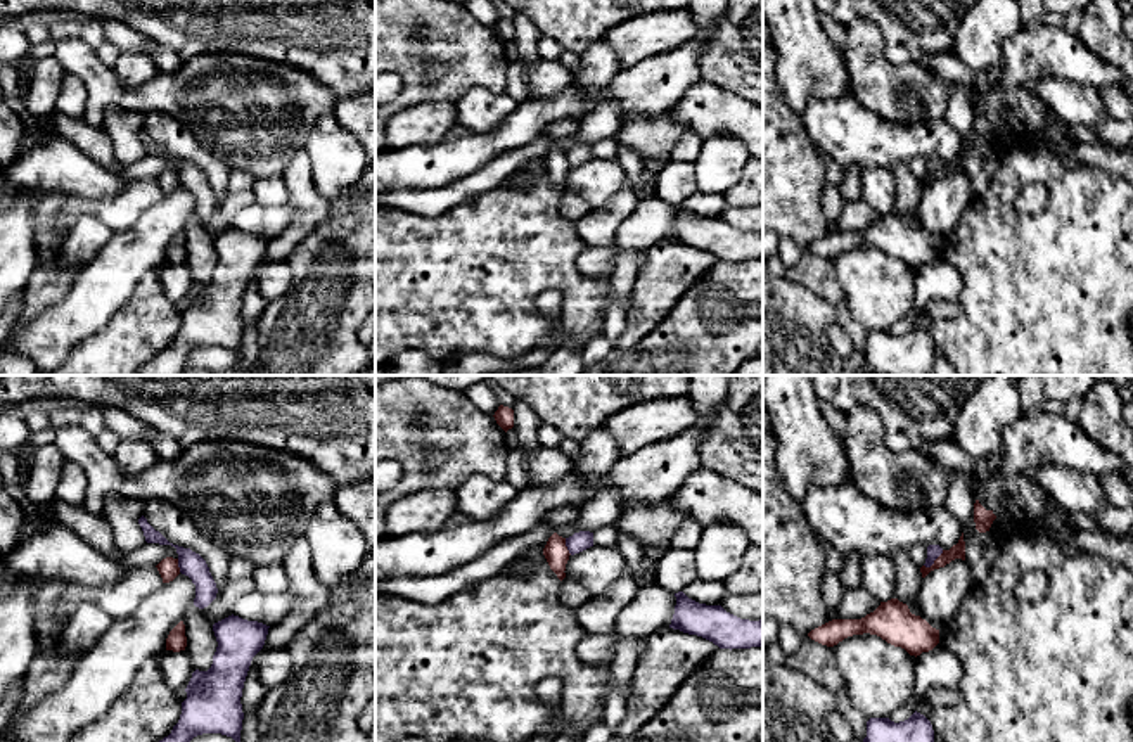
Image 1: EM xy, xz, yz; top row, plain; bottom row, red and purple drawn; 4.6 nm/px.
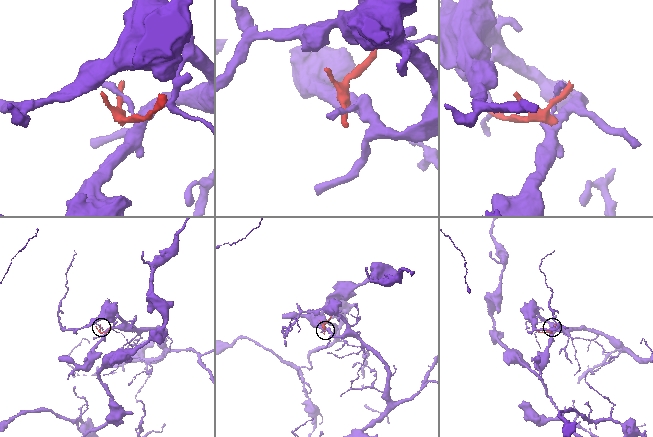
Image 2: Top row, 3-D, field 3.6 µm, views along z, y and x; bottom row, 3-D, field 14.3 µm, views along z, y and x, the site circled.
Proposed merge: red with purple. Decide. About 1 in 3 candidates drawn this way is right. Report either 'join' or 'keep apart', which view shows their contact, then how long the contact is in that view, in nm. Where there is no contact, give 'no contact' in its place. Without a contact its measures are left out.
keep apart | yz | 120 nm

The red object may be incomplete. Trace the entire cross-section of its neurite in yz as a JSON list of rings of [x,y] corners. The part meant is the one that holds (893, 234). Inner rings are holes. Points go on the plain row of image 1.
[[[898,211],[880,218],[861,232],[832,232],[808,246],[822,258],[834,259],[853,247],[877,247],[894,259],[905,261],[910,268],[920,268],[939,256],[939,242],[925,232],[910,225]]]

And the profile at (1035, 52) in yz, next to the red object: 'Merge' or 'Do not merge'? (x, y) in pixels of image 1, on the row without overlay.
Merge

